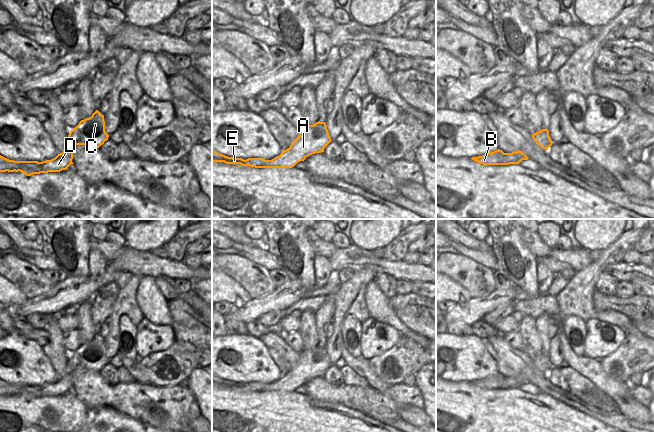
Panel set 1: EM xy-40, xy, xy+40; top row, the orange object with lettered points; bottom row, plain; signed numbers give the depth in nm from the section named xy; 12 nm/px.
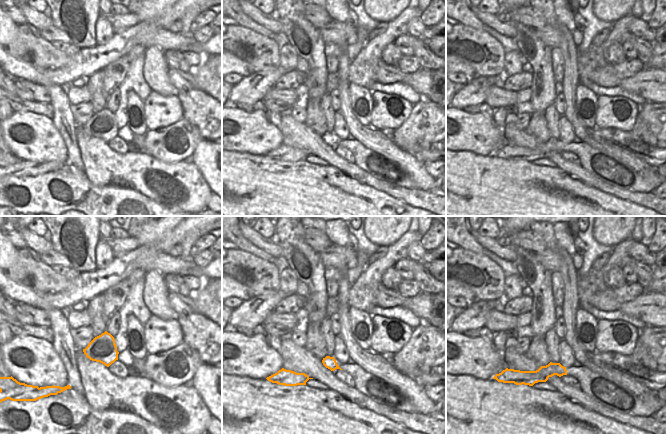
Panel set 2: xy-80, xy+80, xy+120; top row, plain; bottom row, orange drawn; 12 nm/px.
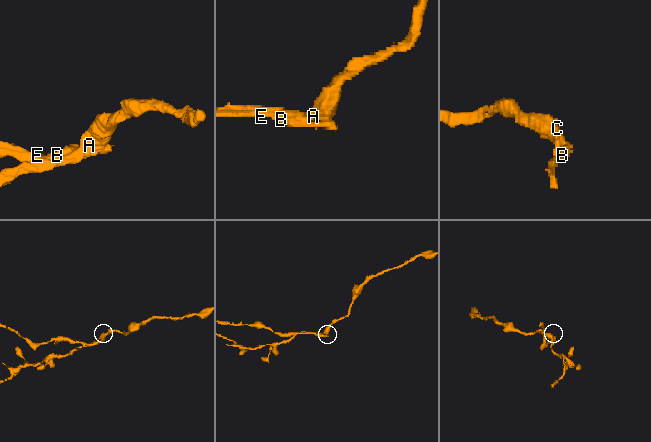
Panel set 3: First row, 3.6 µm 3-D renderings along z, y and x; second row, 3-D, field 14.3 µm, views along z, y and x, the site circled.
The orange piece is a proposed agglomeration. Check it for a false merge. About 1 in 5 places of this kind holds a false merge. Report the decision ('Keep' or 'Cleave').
Cleave.

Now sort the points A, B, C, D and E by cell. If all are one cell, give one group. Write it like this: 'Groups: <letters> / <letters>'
Groups: A C D / B E.

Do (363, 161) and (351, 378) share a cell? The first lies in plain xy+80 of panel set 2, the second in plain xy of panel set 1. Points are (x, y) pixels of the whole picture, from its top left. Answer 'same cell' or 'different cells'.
same cell

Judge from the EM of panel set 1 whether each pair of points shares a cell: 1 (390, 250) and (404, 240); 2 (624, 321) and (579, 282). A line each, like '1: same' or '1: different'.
1: same
2: different

